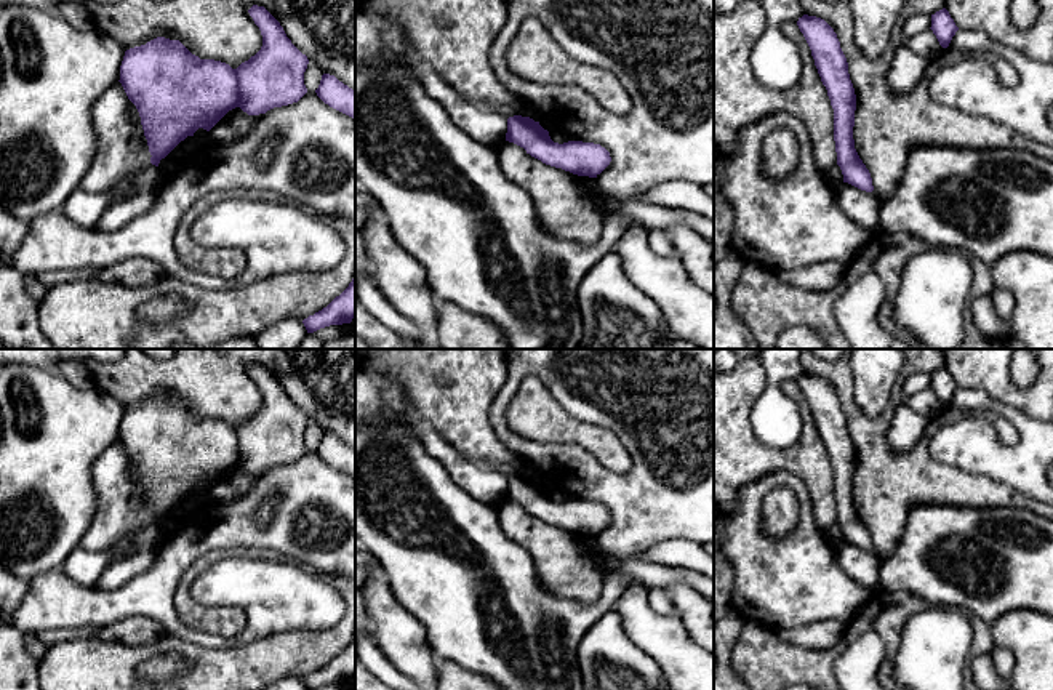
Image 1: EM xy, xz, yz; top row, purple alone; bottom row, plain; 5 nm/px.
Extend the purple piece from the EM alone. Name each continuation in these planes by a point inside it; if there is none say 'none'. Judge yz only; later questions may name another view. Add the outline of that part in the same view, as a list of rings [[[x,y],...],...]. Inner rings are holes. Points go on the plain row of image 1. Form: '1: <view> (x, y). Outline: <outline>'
none

